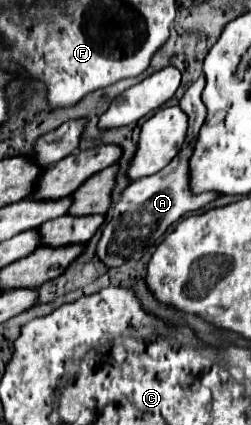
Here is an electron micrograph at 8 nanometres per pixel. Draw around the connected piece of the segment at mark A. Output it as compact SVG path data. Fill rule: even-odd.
M204 77L194 81L186 89L184 97L180 99L180 109L188 115L188 133L184 139L184 149L180 149L180 153L164 169L160 169L160 173L154 173L150 177L144 177L140 181L130 183L122 191L118 203L114 205L112 219L106 223L102 237L96 245L96 255L108 269L120 267L130 259L134 259L134 261L142 259L148 253L148 249L154 247L178 219L182 219L188 211L198 211L200 207L208 205L210 201L214 201L218 197L216 193L202 193L202 195L190 193L188 159L192 155L194 141L196 141L198 131L200 131L204 117L206 117L206 107L200 99L202 89L204 89ZM140 211L142 211L142 215L140 215Z

